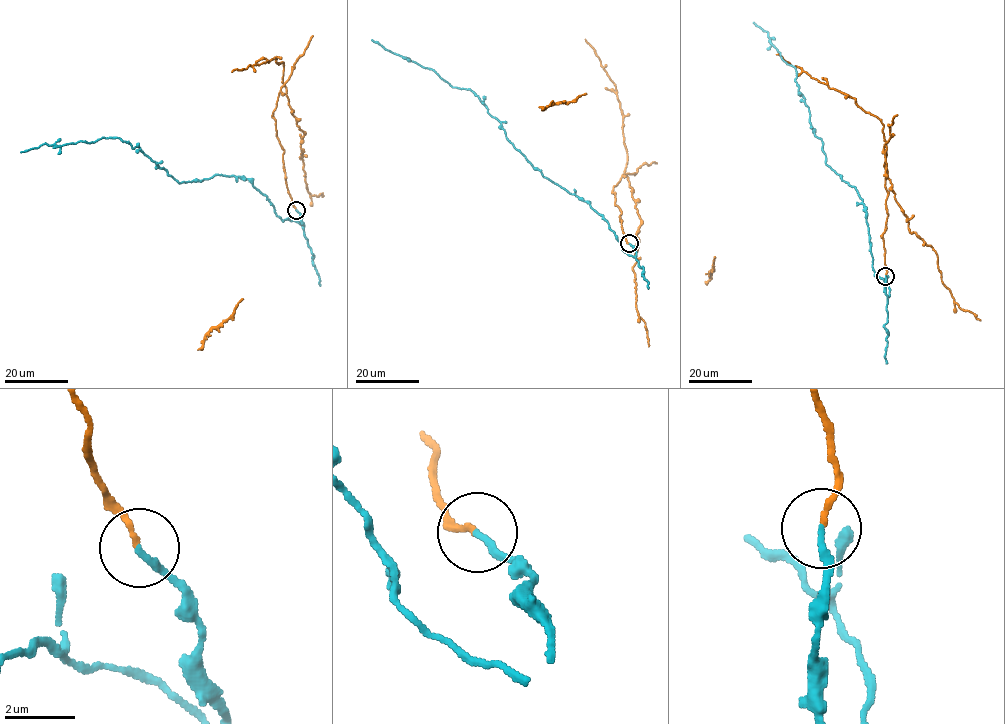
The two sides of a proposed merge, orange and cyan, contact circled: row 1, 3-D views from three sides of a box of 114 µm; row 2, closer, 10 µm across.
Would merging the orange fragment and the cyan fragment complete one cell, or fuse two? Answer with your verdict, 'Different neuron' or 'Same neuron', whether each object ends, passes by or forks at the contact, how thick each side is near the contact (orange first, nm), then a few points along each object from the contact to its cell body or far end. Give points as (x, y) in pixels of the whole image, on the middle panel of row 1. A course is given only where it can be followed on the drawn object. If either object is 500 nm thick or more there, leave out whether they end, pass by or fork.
Same neuron. At the ring orange ends. At the ring cyan ends. Thickness 150 nm (orange) against 190 nm. Course of orange: (629, 243), (612, 192), (622, 174), (632, 188), (641, 220), (632, 270), (635, 306), (645, 322), (649, 346). Course of cyan: (630, 243), (635, 256), (625, 253), (589, 204), (534, 169), (473, 92), (452, 87), (432, 69), (371, 40)

